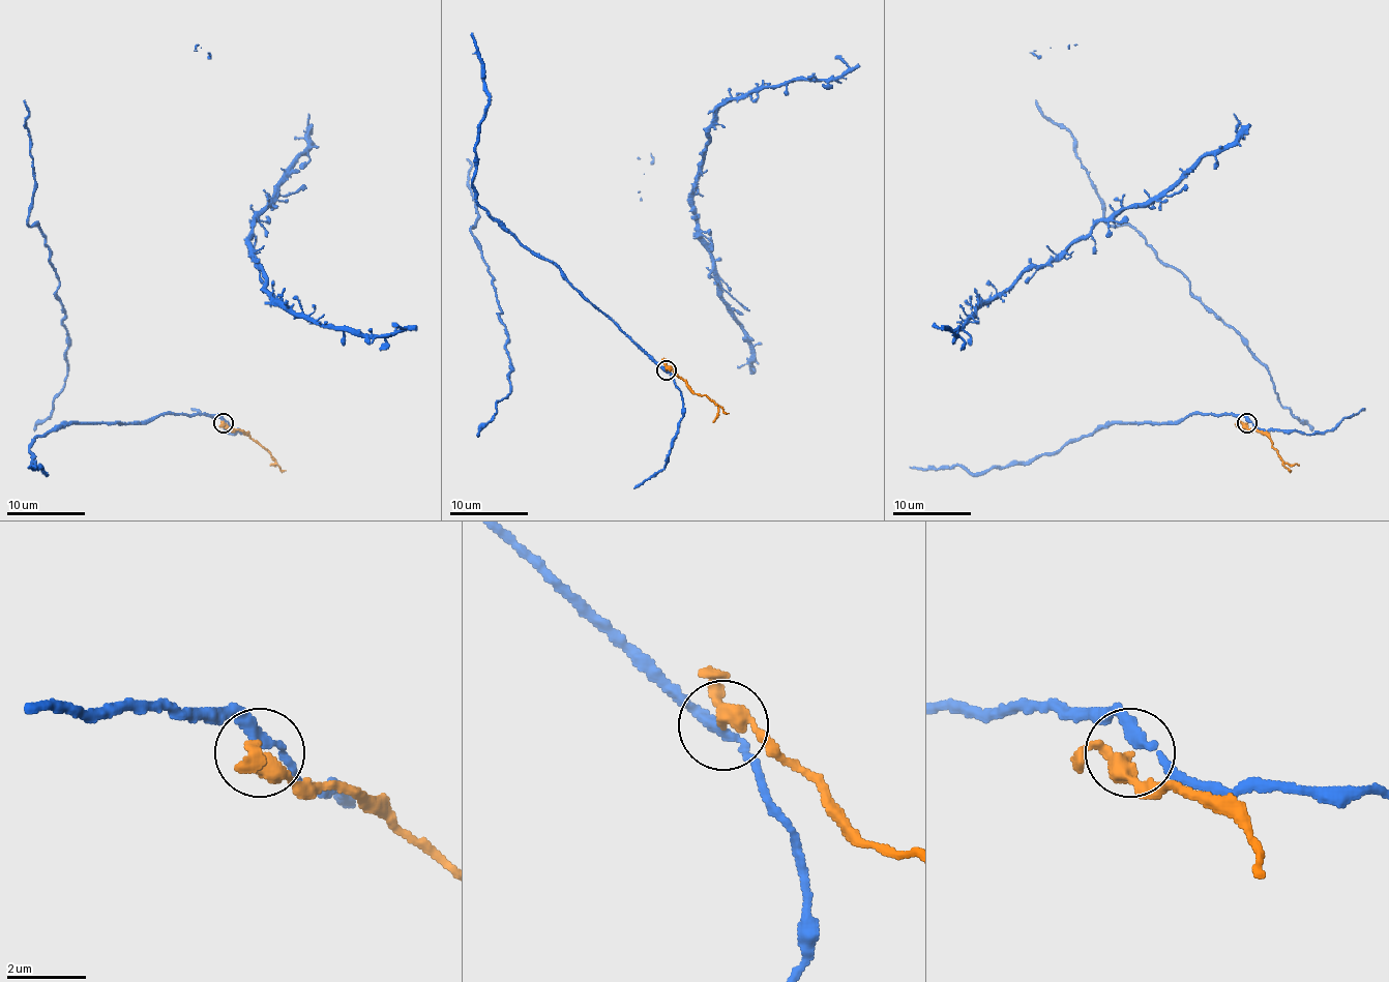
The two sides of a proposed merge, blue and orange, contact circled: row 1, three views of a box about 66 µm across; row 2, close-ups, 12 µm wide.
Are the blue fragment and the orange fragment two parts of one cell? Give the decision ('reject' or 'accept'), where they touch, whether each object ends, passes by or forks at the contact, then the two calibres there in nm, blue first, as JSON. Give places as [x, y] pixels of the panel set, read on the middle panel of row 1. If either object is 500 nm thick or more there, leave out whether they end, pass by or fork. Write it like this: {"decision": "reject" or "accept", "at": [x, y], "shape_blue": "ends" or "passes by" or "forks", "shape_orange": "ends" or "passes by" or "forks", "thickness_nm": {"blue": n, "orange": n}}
{"decision": "reject", "at": [667, 369], "shape_blue": "passes by", "shape_orange": "passes by", "thickness_nm": {"blue": 240, "orange": 360}}

